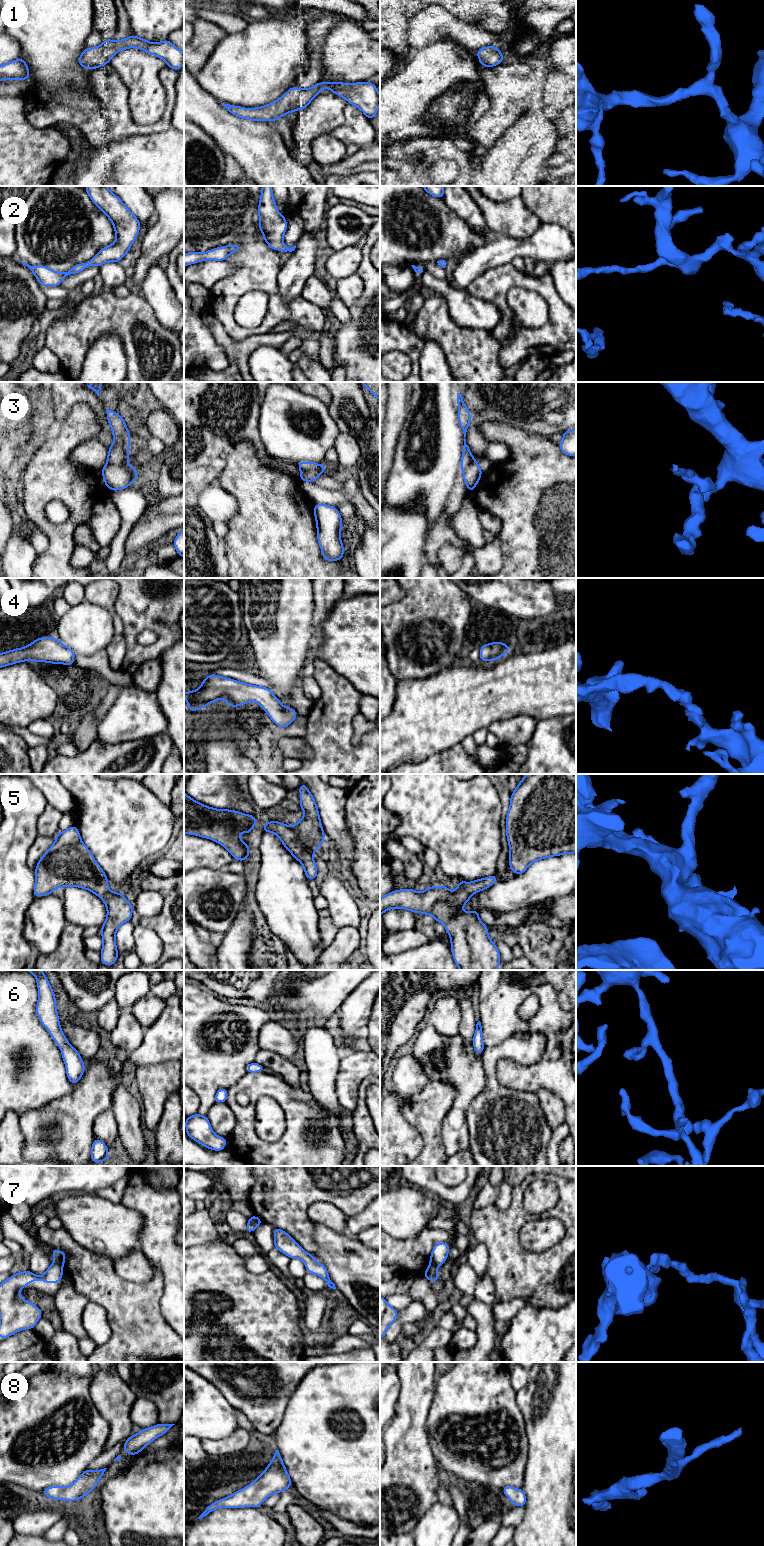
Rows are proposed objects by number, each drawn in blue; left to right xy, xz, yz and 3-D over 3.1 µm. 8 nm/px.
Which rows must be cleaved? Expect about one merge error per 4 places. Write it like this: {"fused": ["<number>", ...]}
{"fused": ["3", "7"]}

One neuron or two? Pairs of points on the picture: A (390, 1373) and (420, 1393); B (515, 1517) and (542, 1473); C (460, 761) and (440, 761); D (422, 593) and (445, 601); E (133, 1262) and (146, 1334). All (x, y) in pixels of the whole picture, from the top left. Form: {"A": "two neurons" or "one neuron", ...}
{"A": "two neurons", "B": "two neurons", "C": "one neuron", "D": "one neuron", "E": "two neurons"}

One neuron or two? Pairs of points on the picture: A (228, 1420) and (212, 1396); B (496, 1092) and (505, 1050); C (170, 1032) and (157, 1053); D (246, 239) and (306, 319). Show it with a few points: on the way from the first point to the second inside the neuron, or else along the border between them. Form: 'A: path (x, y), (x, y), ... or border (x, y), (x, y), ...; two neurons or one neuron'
A: path (222, 1414), (212, 1402); one neuron
B: path (492, 1081), (491, 1062), (494, 1059); one neuron
C: path (167, 1037), (157, 1048); one neuron
D: path (256, 261), (257, 271), (284, 307); one neuron

